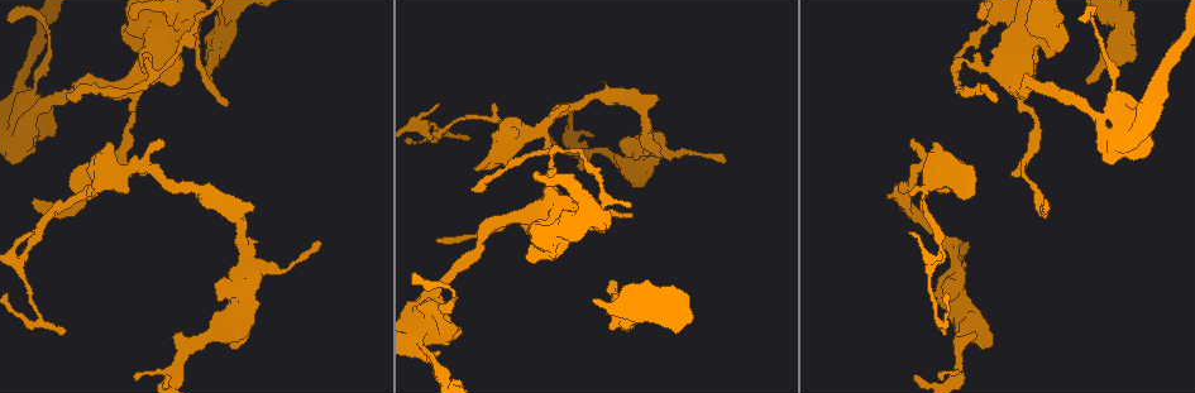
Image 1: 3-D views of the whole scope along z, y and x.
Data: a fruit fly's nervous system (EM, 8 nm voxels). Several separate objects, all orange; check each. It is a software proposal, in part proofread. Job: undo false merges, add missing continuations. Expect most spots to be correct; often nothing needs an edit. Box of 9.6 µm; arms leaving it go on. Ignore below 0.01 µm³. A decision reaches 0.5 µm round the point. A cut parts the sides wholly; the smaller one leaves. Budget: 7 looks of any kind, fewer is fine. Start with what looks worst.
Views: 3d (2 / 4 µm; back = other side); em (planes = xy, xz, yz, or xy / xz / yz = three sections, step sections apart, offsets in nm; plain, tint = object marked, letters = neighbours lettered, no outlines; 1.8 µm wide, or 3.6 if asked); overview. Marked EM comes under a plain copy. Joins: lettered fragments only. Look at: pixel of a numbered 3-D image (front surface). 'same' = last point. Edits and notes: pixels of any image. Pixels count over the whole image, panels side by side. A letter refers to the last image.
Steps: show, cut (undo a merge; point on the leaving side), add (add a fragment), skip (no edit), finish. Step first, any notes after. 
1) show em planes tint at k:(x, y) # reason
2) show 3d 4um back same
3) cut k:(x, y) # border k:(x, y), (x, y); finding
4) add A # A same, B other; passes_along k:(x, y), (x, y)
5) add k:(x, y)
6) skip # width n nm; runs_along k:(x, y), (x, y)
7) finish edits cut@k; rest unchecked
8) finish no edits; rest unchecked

show em yz step 16 tint at 1:(611, 282)

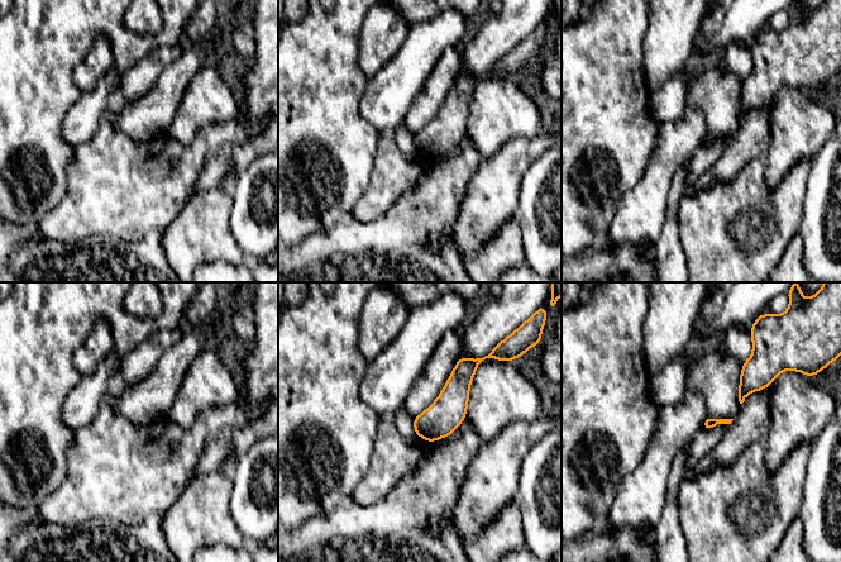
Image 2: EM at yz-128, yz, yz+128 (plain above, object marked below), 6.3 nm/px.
show em planes letters same # another direction

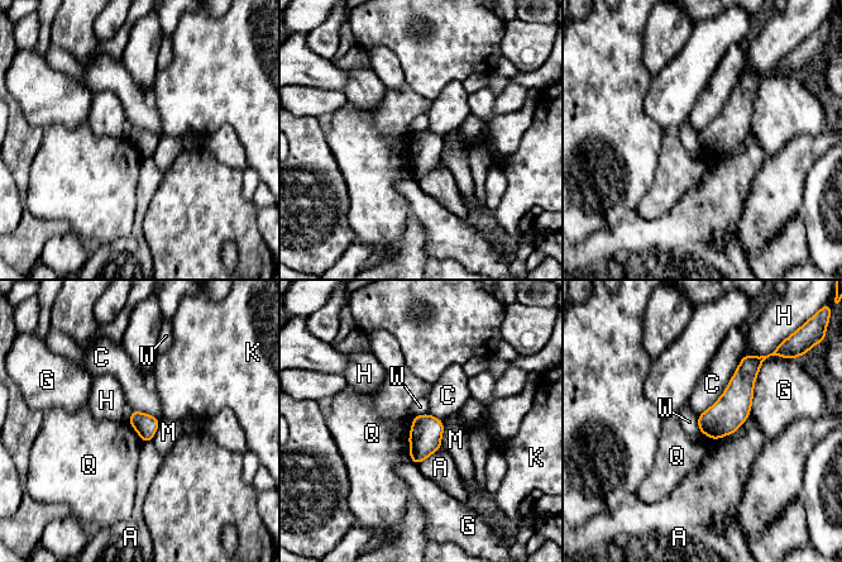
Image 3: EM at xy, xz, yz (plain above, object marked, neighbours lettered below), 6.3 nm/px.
skip # A other, C other, G other, H other, K other, M other, Q other, W other; border 3:(697, 417), (701, 432); no lettered fragment goes on from it

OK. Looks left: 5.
show 3d 2um at 1:(459, 118) # narrows sharply

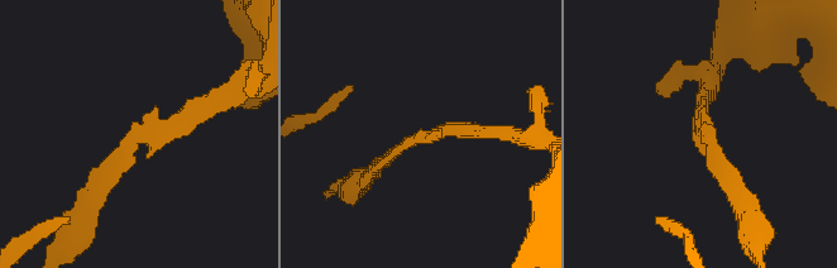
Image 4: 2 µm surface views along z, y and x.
show em planes letters at 4:(414, 135)

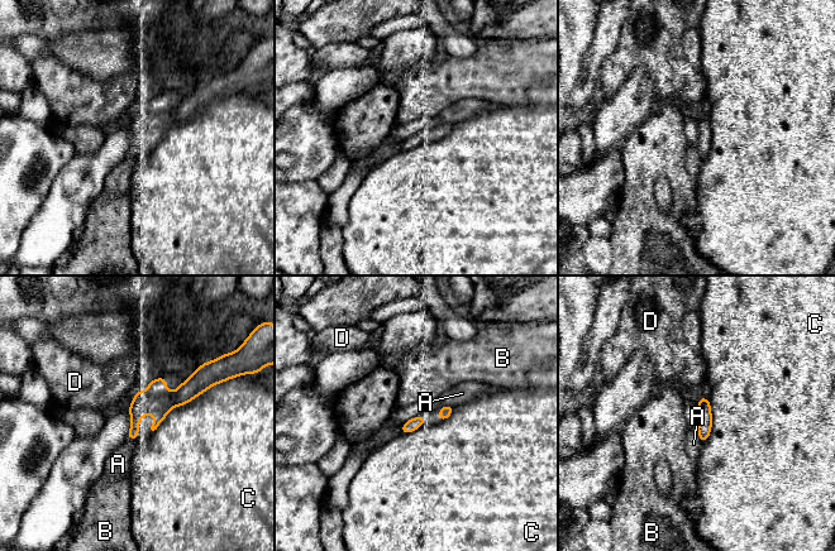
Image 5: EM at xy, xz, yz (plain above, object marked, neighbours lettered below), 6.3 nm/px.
skip # A other, B other, C other, D other; runs_along 5:(197, 378), (177, 398), (152, 401), (130, 436); continuous, no second neuron

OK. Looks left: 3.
show 3d 4um at 1:(1129, 124) # looks like a crossing

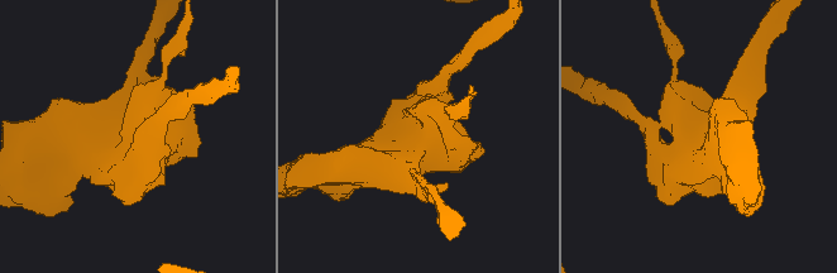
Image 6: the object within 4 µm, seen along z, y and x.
show em planes tint at 6:(698, 137) # need the tissue

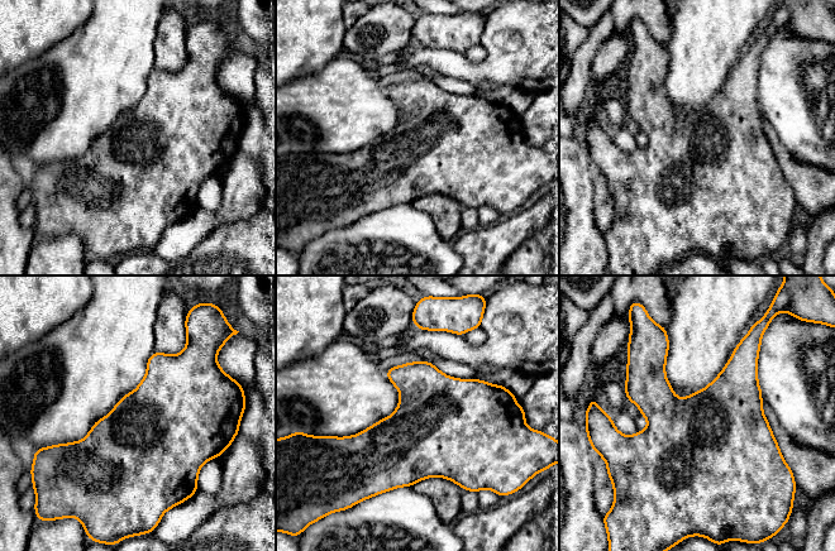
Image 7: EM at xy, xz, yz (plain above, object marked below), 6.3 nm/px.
show em planes letters same # what lies round it

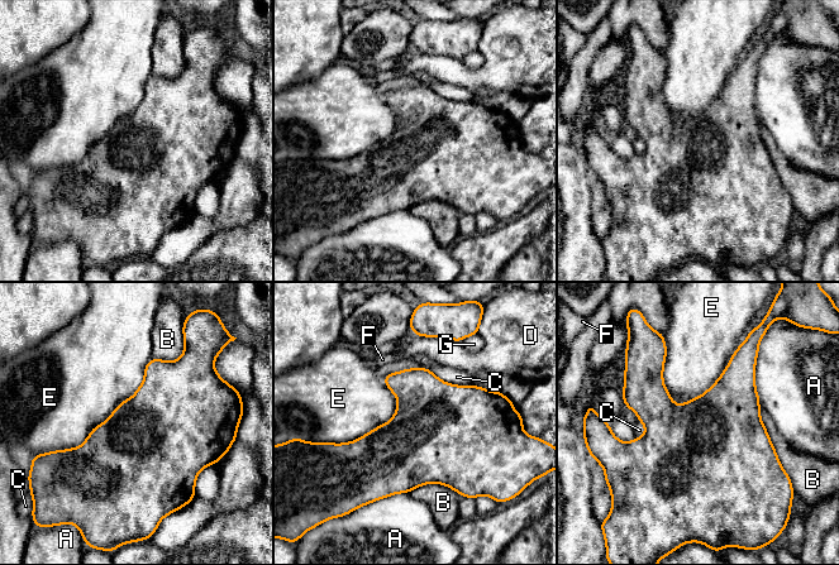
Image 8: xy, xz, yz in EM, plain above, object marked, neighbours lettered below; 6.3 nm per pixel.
skip # width 600 nm; A other, B other, C other, D other, E other, F other, G other; border 8:(739, 345), (702, 393), (671, 400); continuous, no second neuron

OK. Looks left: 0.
finish no edits; rest unchecked

